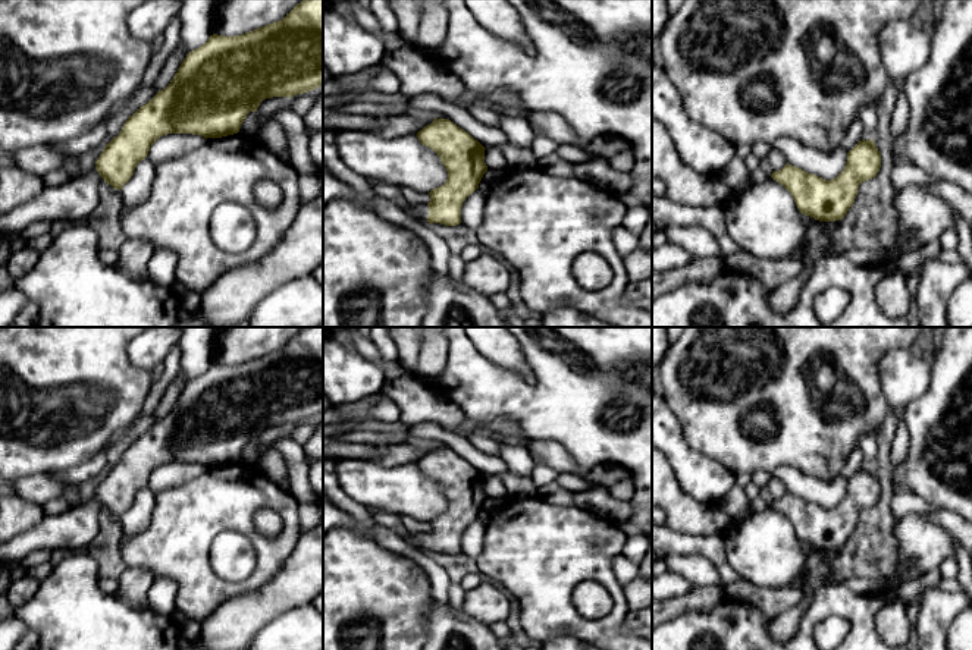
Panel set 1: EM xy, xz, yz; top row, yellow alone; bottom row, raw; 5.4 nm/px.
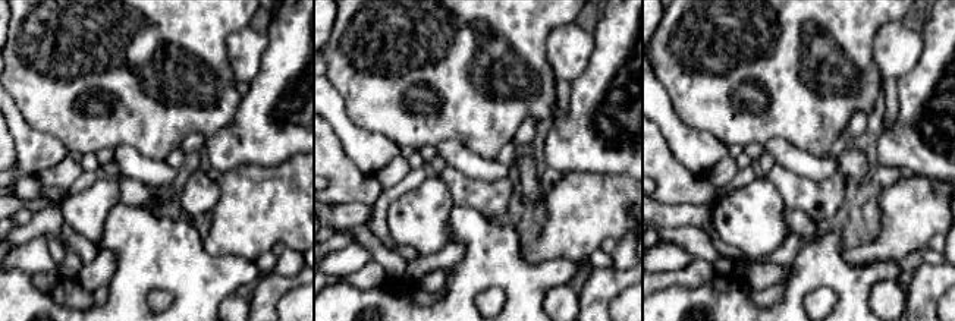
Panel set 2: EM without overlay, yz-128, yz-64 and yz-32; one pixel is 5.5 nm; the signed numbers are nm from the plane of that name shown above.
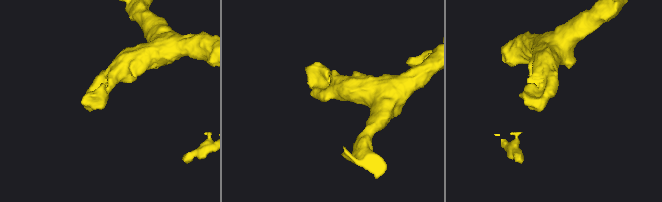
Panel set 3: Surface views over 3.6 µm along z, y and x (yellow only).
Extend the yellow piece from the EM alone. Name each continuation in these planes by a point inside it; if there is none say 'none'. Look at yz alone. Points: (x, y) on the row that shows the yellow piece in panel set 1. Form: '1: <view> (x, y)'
none

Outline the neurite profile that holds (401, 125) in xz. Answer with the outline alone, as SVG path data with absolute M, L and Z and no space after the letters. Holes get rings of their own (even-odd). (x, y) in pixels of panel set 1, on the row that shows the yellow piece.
M414 113L399 114L399 116L373 116L379 120L380 126L374 131L366 131L382 138L396 138L408 134L417 134L424 126L430 125L435 117L423 117Z

